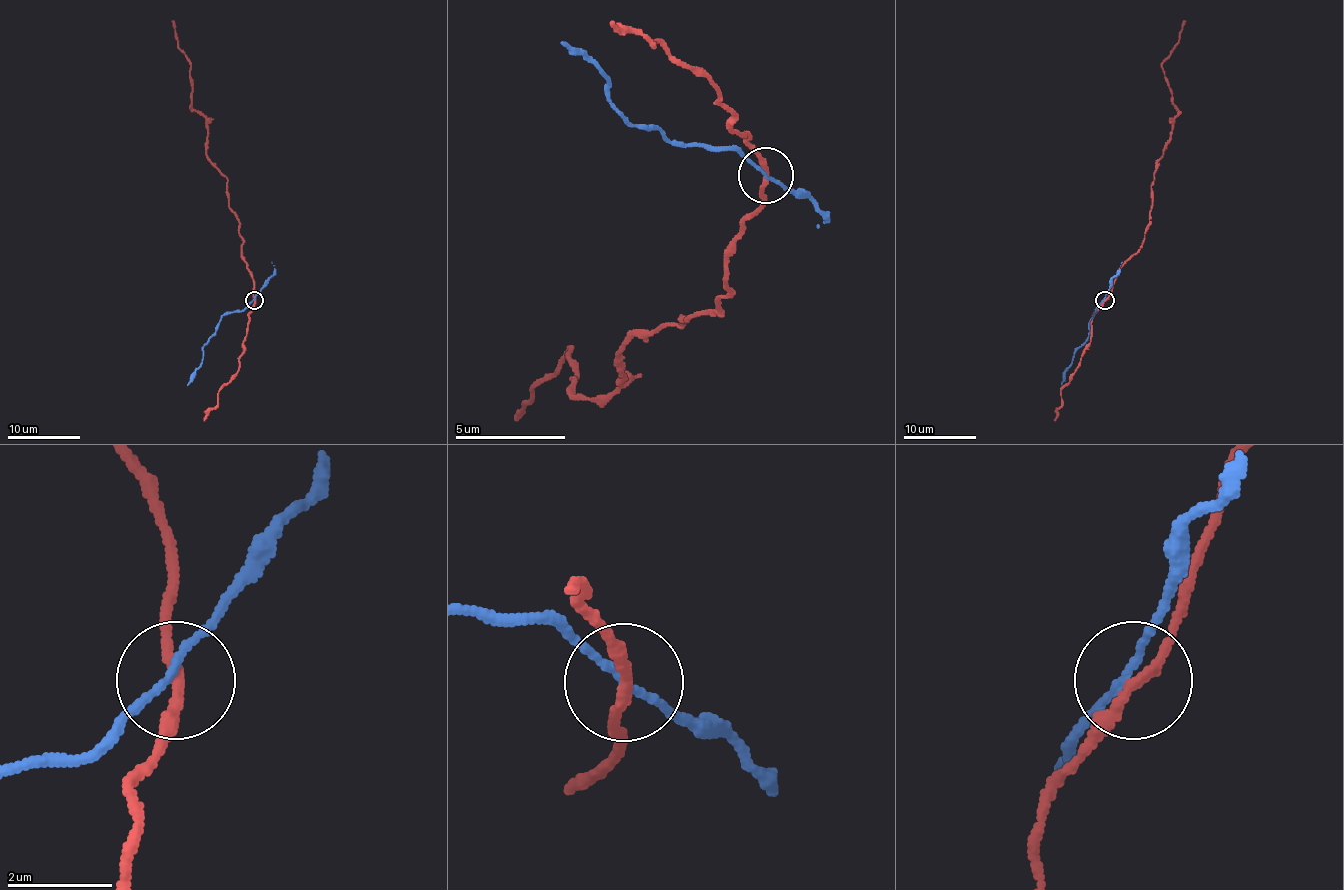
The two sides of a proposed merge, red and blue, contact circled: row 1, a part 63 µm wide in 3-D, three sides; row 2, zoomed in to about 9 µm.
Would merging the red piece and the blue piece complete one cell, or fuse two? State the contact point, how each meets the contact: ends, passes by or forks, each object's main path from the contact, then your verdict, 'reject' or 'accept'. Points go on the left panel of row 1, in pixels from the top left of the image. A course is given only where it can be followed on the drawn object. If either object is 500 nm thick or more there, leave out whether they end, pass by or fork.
place (254, 300); red passes by; blue passes by; course red (254, 299), (227, 178), (207, 154), (207, 120), (194, 109), (190, 62), (178, 45), (172, 20); course blue (254, 299), (243, 308), (227, 312), (221, 318), (203, 347), (201, 365), (187, 385); accept

